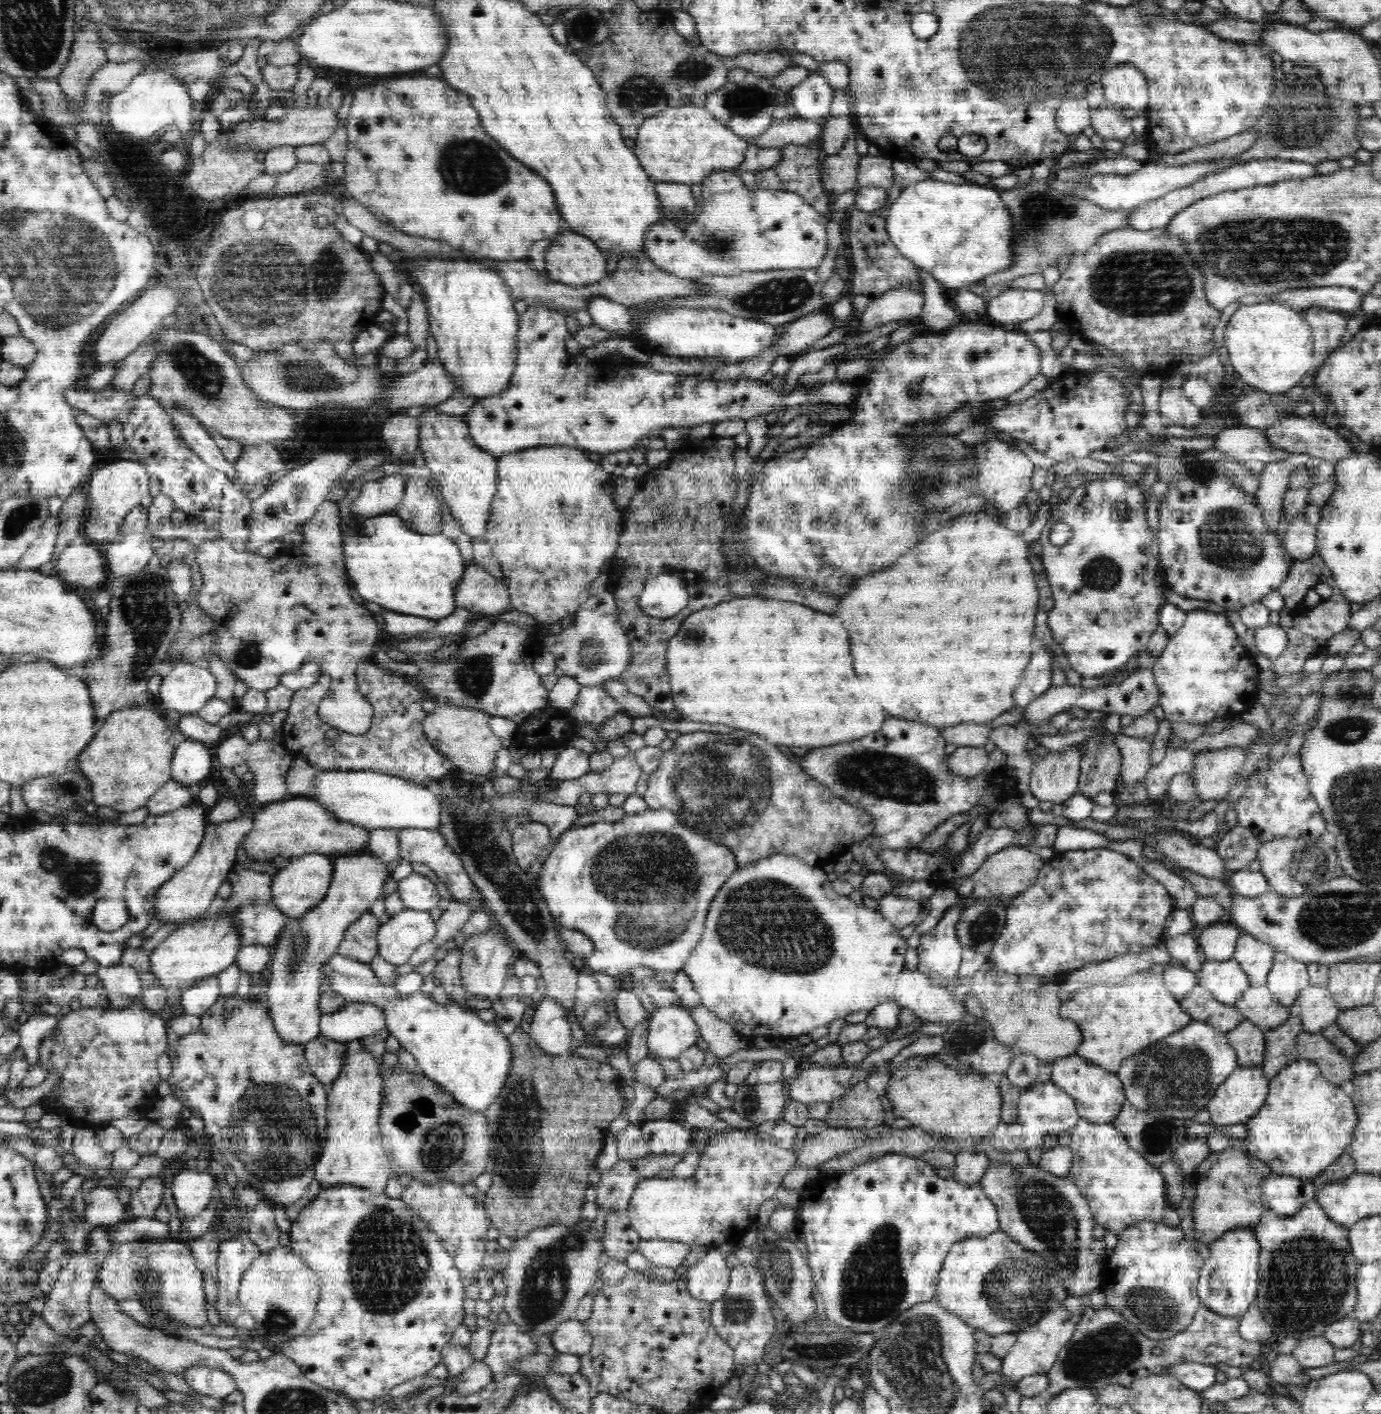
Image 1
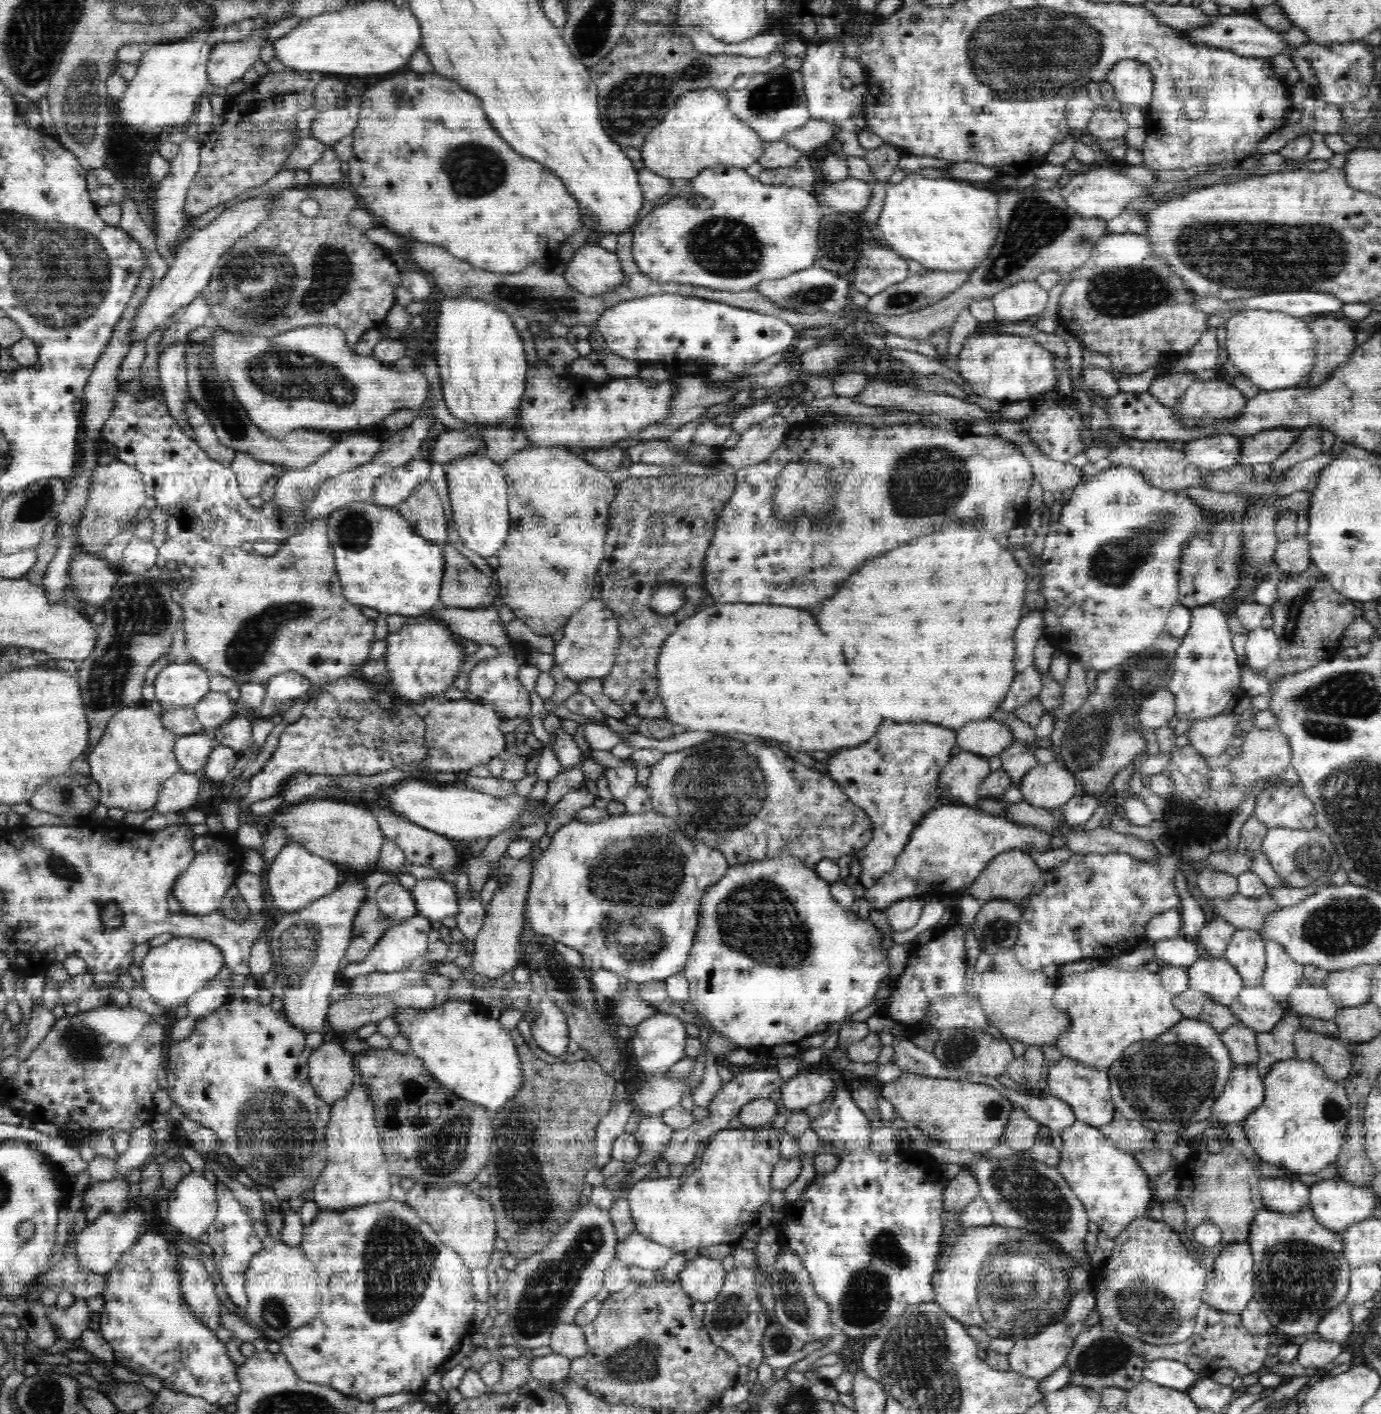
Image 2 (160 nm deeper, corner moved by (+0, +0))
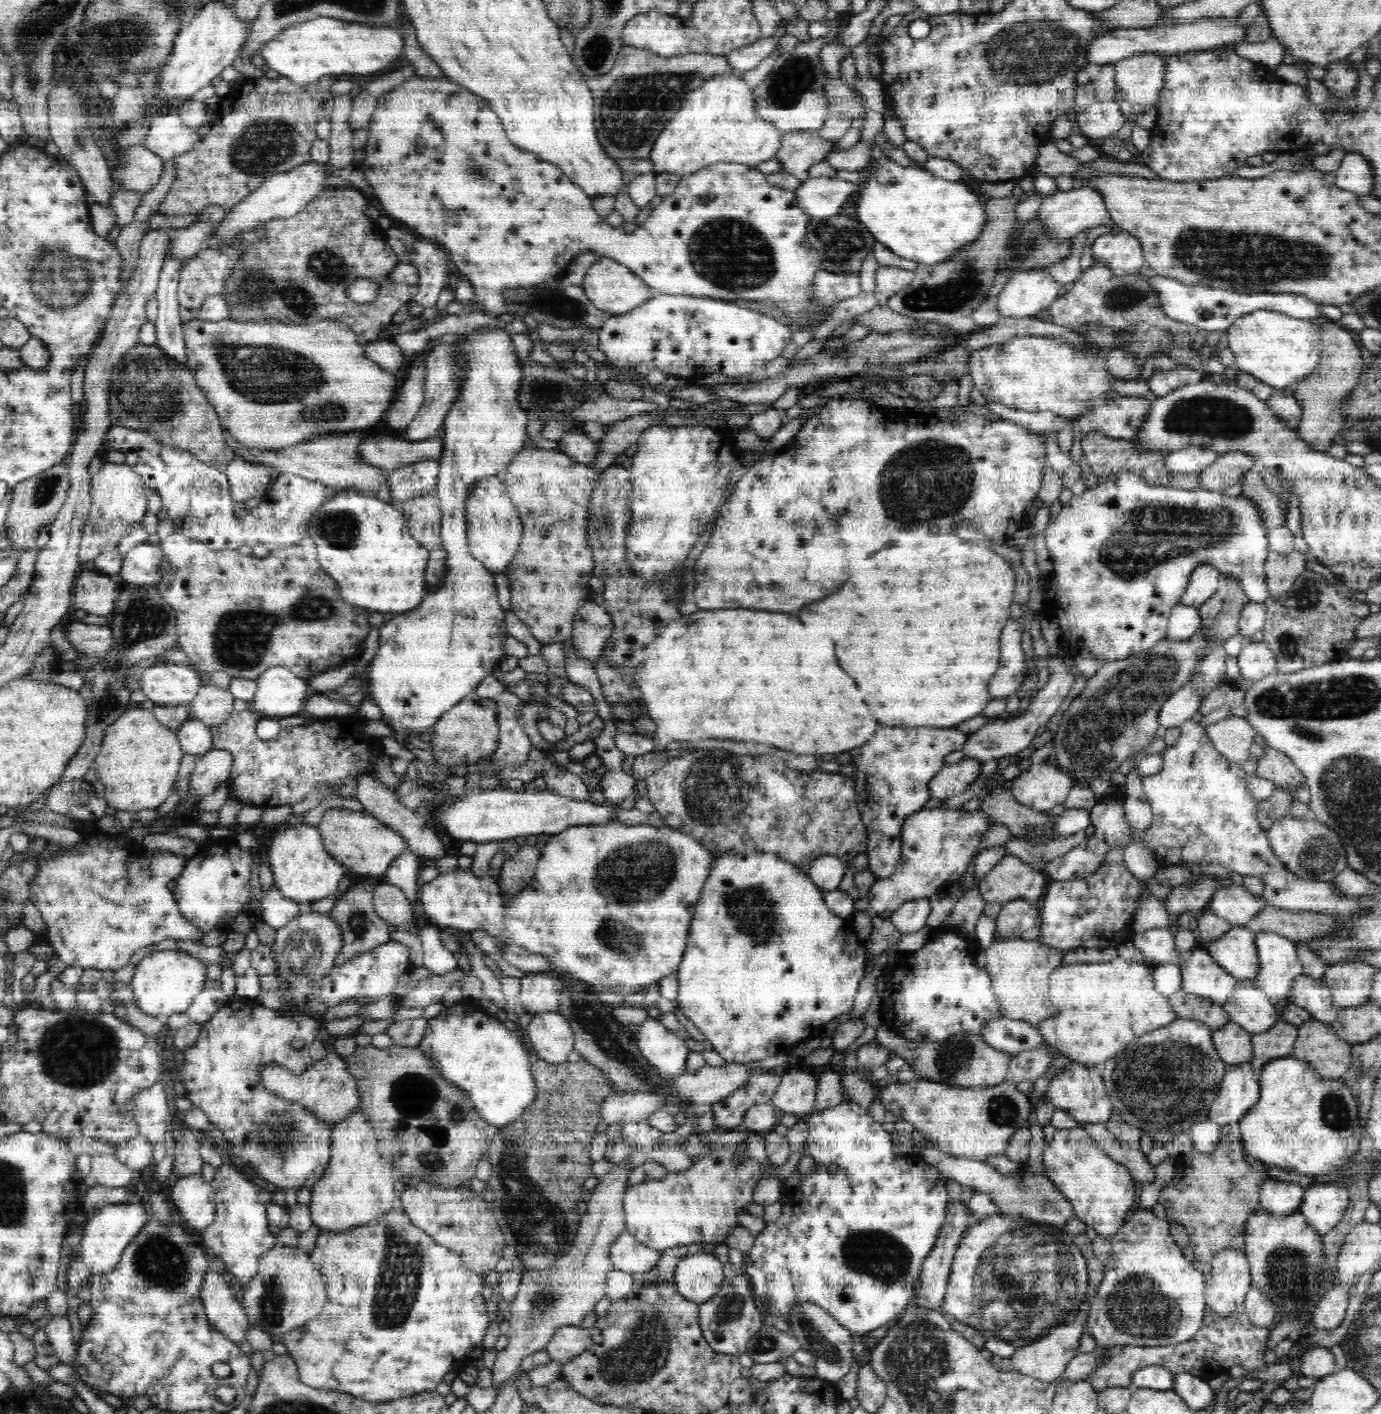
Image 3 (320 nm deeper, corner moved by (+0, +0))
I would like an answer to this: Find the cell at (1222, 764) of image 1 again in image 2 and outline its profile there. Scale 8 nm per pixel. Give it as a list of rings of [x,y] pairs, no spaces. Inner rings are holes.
[[[1253,728],[1242,738],[1242,742],[1243,745],[1233,752],[1233,760],[1226,766],[1235,774],[1235,783],[1238,790],[1244,790],[1245,787],[1256,784],[1262,778],[1276,775],[1282,776],[1286,768],[1292,763],[1289,739],[1284,732],[1268,728]]]

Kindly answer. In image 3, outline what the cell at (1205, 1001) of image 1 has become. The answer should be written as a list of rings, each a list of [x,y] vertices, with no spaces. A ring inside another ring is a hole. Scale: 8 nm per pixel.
[[[1180,990],[1168,998],[1169,1005],[1179,1018],[1196,1020],[1212,1030],[1223,1028],[1230,1022],[1227,1012],[1220,1006]]]

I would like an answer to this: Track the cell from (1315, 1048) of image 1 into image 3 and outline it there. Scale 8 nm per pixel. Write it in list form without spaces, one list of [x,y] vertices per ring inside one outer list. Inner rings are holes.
[[[1313,1020],[1298,1027],[1291,1056],[1312,1065],[1319,1075],[1340,1078],[1350,1068],[1352,1044],[1340,1039],[1330,1024]]]

